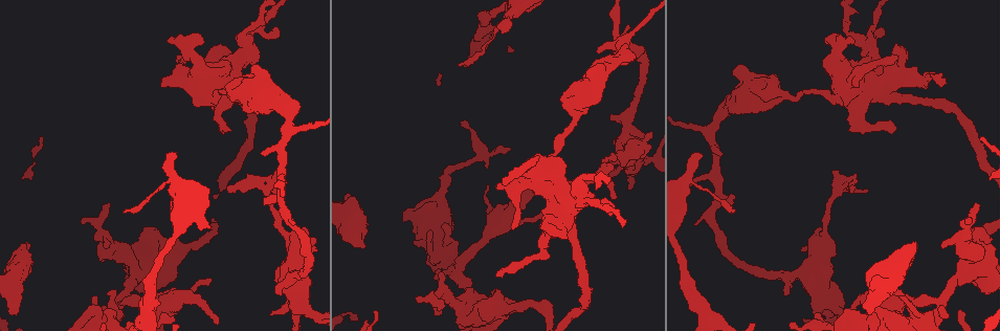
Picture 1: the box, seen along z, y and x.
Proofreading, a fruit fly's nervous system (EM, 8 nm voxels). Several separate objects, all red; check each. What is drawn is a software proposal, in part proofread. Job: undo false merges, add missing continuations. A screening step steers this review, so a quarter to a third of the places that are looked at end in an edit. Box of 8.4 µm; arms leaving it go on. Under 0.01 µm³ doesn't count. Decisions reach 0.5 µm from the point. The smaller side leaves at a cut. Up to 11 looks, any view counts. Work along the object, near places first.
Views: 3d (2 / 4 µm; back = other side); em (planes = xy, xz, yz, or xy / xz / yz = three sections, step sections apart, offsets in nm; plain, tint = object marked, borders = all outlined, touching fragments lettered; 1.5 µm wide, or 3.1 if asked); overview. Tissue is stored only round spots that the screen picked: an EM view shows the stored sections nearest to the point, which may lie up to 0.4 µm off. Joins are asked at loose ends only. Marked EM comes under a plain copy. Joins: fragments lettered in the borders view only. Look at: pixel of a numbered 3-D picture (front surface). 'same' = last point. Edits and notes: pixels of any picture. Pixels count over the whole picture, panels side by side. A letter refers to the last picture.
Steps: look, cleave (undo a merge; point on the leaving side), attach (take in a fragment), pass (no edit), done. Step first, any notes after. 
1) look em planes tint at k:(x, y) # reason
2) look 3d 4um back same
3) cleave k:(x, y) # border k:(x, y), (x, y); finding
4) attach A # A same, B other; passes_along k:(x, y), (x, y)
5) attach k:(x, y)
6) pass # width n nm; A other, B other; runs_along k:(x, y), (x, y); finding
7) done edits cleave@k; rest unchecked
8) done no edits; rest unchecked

look em xz step 8 borders at 1:(361, 244) # thick end

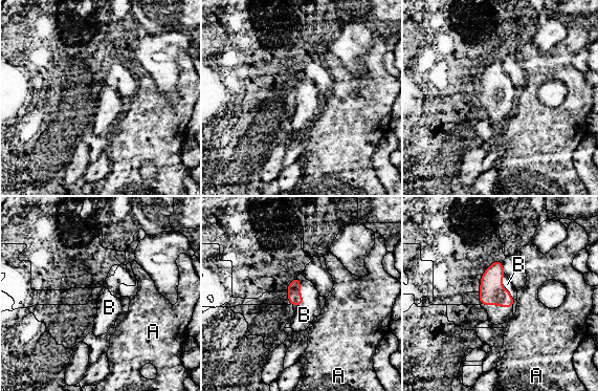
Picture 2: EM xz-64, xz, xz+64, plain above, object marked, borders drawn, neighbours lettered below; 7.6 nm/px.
attach B # A other, B same; it goes on there

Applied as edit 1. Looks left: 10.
look 3d 4um at 1:(941, 303)

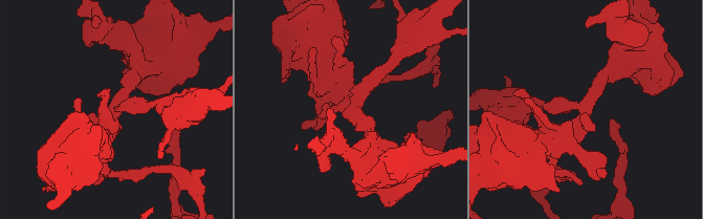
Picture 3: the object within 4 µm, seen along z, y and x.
look em yz step 4 tint at 3:(117, 109)

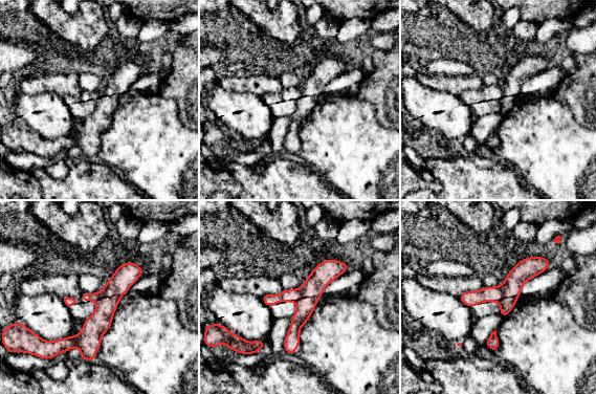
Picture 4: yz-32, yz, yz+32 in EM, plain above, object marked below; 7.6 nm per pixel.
look em planes borders same

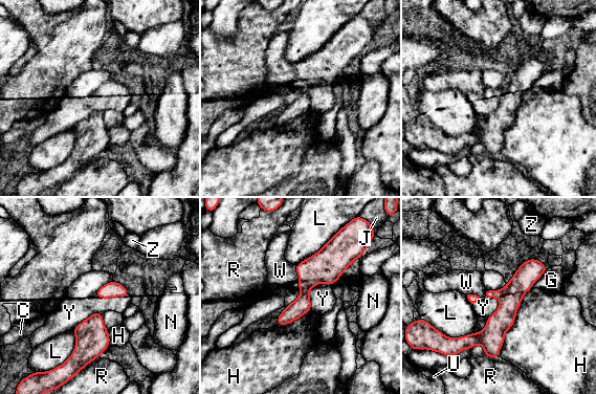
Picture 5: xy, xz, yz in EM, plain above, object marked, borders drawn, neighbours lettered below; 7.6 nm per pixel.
cleave 5:(488, 293) # width 70 nm; C other, G other, H other, J other, L other, N other, R other, U other, W other, Y other, Z other; border 5:(504, 289), (500, 298); a second neuron is stuck on

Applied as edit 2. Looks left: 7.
look 3d 4um at 1:(869, 312) # an open end

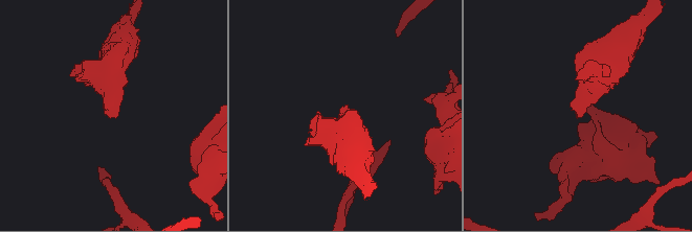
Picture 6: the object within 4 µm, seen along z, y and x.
look em xy step 4 borders at 6:(576, 117)

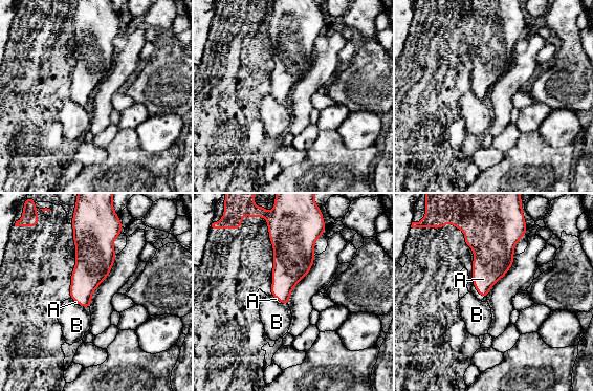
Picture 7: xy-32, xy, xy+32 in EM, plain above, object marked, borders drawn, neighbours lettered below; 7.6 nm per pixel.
attach A # A same, B other; passes_along 7:(490, 260), (477, 289), (474, 289); the neuron continues

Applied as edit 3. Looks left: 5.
look em xz step 8 borders at 1:(171, 156) # an open end

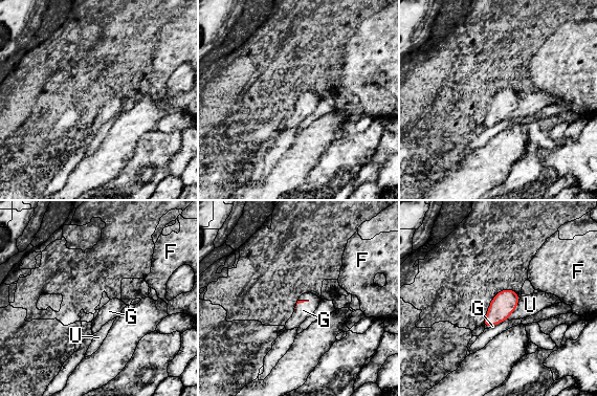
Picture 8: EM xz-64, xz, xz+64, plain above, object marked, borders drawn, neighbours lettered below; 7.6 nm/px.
look em planes borders same # cut it another way

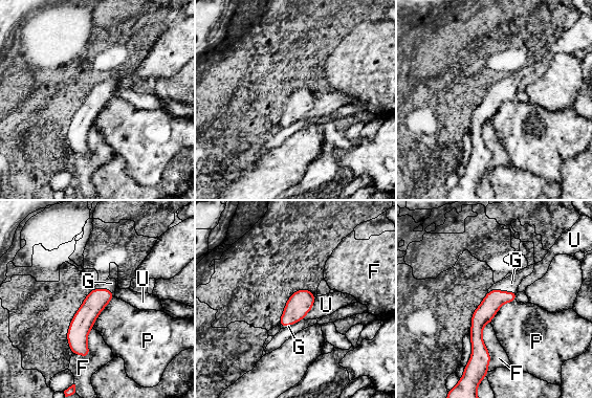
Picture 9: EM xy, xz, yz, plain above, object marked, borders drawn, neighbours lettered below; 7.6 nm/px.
attach G # longest_contact F 380 nm; F other, G same, P other, U other; the neuron continues

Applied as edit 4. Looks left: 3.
done edits attach@2, cleave@5, attach@7, attach@9; rest unchecked

